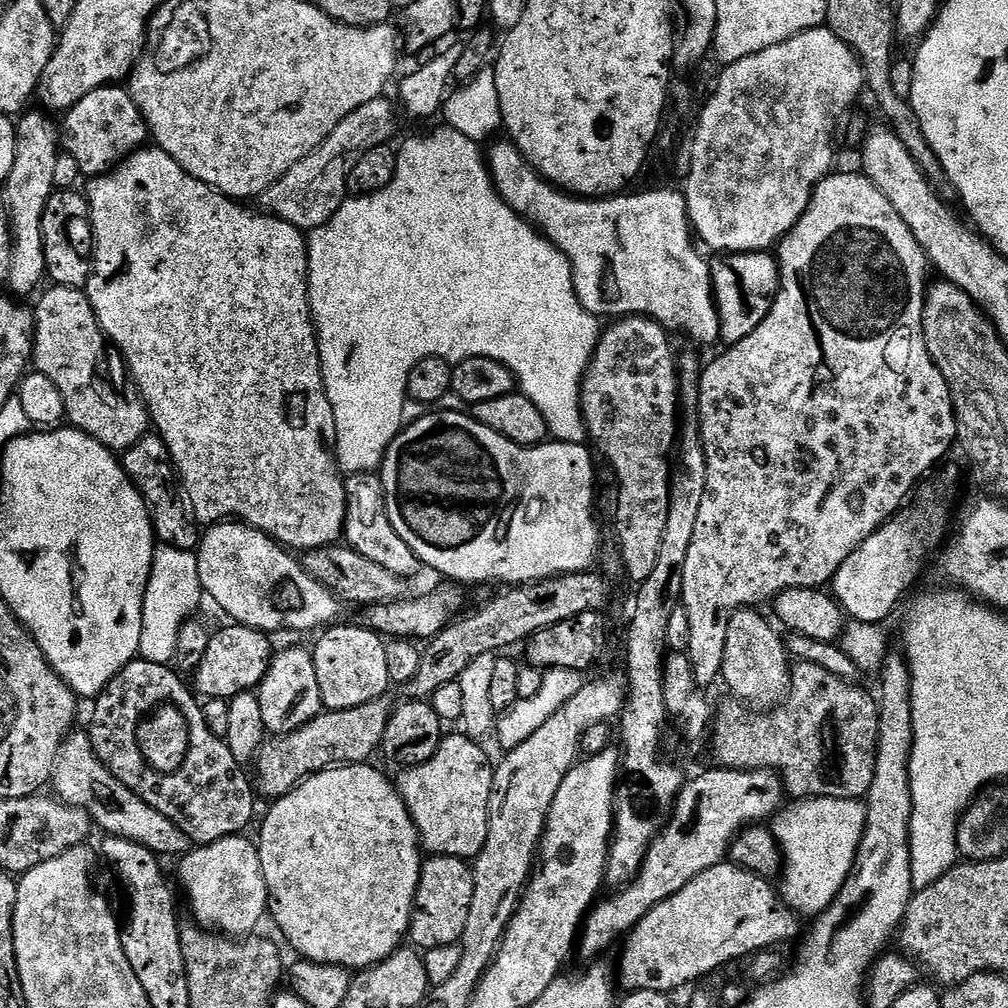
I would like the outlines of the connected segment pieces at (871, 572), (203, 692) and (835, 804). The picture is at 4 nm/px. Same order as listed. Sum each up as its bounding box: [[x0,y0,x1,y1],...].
[[830,468,960,625],[194,623,274,700],[770,796,865,918]]

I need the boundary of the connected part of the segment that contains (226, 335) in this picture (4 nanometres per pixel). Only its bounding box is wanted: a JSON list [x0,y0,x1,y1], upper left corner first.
[86,146,348,550]

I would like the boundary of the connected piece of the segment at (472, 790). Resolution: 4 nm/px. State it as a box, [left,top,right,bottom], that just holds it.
[395,735,494,861]

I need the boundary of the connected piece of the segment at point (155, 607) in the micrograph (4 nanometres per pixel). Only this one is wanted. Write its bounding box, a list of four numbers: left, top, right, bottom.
[139,550,202,665]

